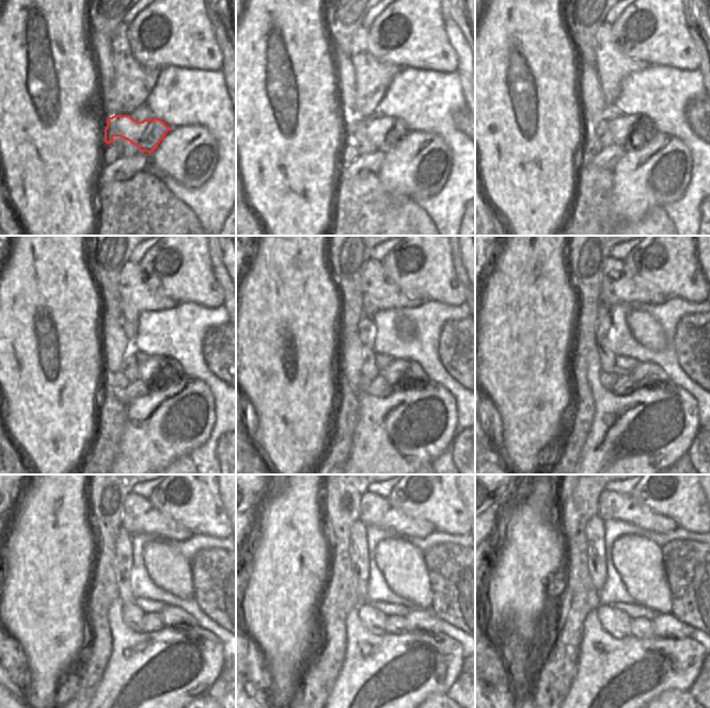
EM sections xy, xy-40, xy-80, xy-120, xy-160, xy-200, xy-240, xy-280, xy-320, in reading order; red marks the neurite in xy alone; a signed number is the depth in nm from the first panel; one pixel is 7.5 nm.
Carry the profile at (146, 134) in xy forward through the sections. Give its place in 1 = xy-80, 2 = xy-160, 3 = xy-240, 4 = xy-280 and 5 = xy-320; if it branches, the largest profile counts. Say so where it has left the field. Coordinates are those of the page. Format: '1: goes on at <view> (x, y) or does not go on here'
1: goes on at xy-80 (628, 130)
2: goes on at xy-160 (400, 372)
3: goes on at xy-240 (171, 615)
4: goes on at xy-280 (417, 620)
5: goes on at xy-320 (664, 625)

